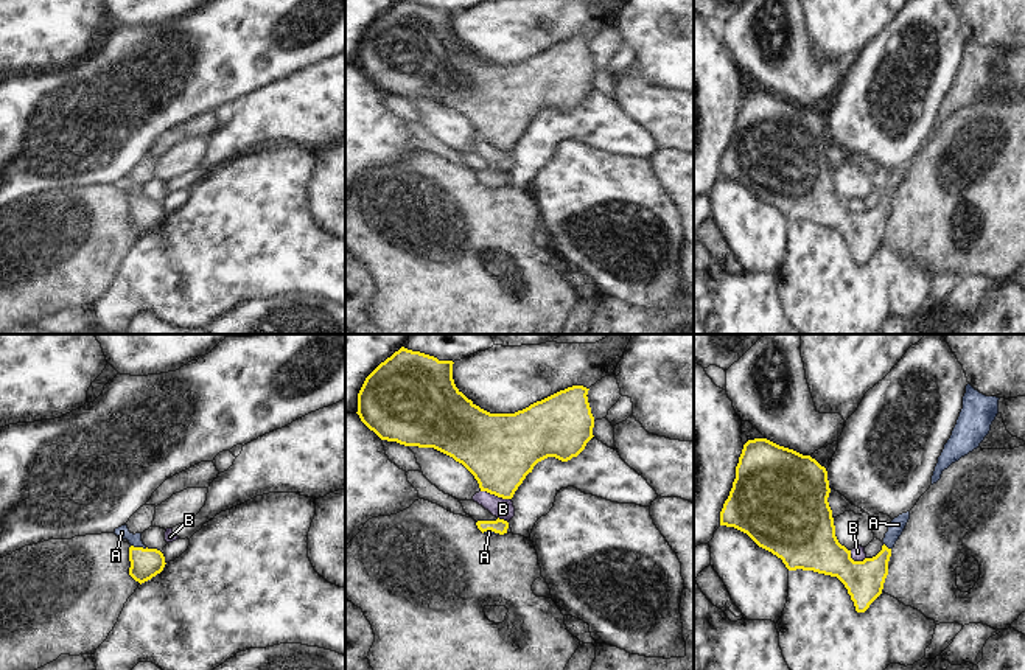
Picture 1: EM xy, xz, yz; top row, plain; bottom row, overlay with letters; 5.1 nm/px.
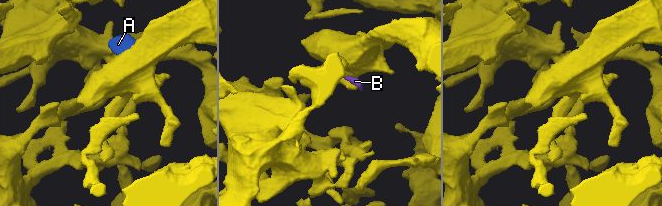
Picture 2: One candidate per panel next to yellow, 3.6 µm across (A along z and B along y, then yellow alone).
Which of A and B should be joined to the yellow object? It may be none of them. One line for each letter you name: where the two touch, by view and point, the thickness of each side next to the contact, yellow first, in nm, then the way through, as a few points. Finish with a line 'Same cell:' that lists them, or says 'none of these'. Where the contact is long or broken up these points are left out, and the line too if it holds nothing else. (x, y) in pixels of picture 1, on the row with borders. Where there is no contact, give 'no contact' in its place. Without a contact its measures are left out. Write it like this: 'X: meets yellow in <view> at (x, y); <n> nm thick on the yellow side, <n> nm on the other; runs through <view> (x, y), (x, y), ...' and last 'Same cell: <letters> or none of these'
A: meets yellow in xy at (139, 547); 160 nm thick on the yellow side, 70 nm on the other; runs through xy (145, 563), (139, 547), (122, 532)
Same cell: A

